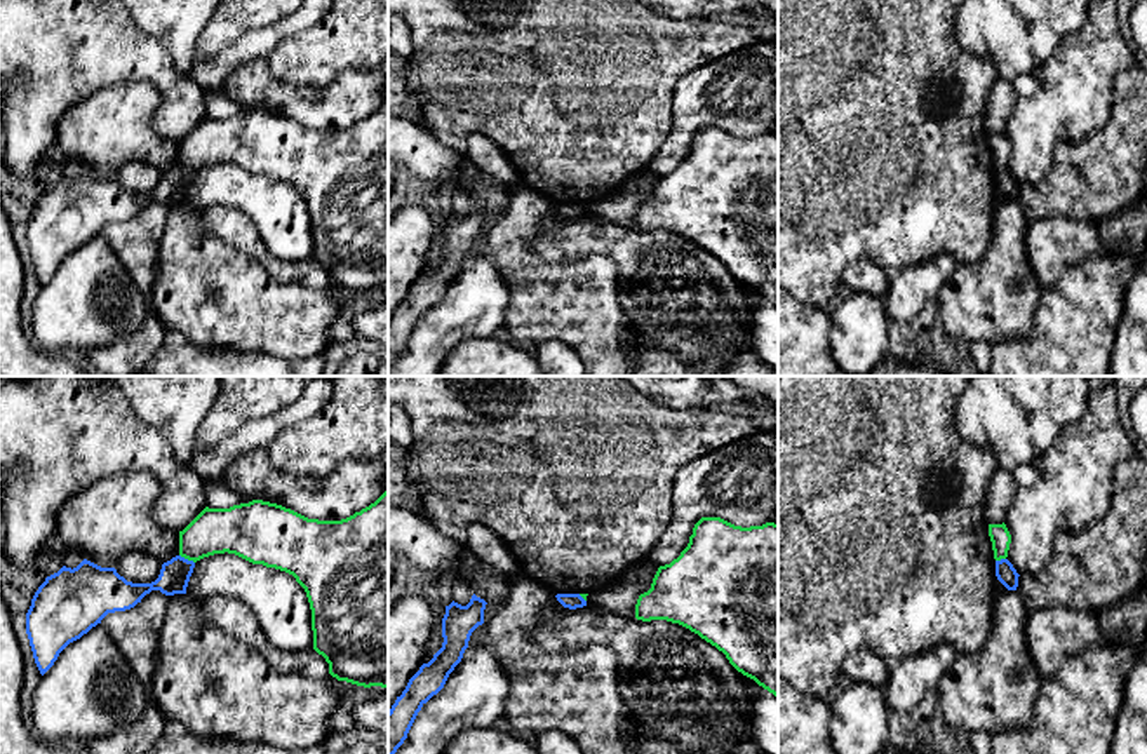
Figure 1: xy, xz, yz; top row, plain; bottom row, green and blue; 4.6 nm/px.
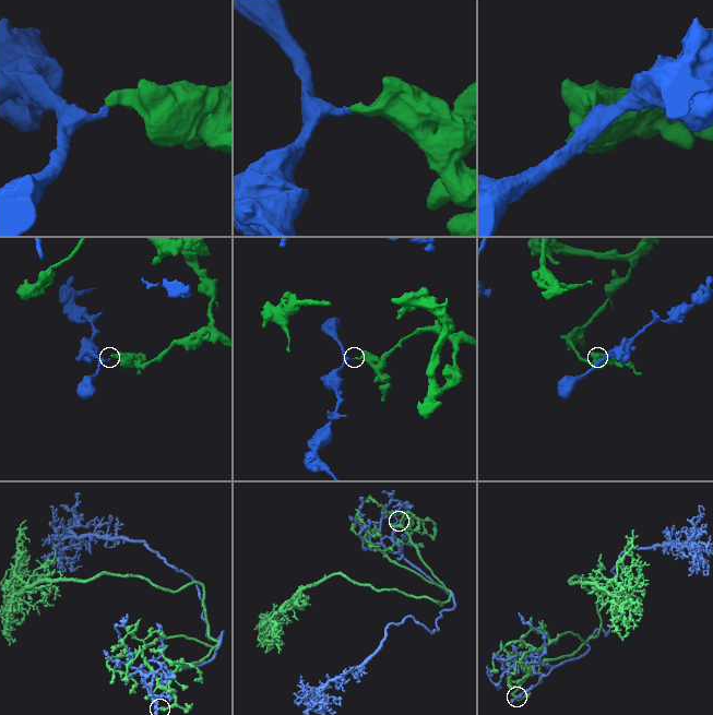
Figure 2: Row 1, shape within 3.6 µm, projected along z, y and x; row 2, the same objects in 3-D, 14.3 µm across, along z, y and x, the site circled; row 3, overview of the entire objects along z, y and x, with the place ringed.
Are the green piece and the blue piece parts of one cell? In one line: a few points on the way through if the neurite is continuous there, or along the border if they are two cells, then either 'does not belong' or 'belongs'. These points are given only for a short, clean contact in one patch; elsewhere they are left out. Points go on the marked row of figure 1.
border xy (180, 554), (194, 563); does not belong

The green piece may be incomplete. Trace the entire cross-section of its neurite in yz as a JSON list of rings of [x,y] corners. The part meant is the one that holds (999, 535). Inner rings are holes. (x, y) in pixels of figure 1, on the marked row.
[[[989,524],[989,536],[992,542],[994,559],[1001,561],[1008,557],[1011,535],[1006,528],[1006,524]]]

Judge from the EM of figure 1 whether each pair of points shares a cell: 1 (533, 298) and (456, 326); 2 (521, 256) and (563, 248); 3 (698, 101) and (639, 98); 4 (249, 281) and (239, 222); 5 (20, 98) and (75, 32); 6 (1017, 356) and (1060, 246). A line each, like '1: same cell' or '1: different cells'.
1: different cells
2: different cells
3: different cells
4: different cells
5: same cell
6: different cells

